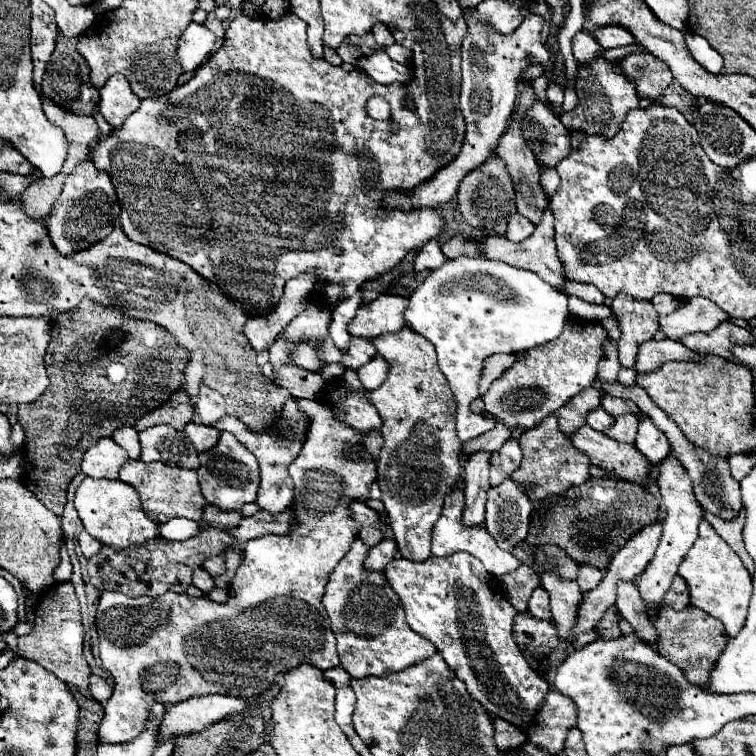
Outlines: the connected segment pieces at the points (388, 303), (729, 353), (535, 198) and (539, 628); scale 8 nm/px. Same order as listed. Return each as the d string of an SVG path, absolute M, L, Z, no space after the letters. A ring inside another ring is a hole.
M383 293L375 301L357 309L349 333L365 339L375 339L383 333L399 333L399 329L407 325L403 321L403 309L407 309L407 297Z
M721 321L717 329L709 333L691 333L681 339L681 343L695 353L713 353L733 363L737 361L737 357L733 355L733 347L753 343L753 341L755 337L751 337L751 331L737 327L731 321Z
M525 81L521 93L519 93L519 103L515 107L515 113L511 117L511 123L509 123L509 129L503 133L503 137L499 139L499 145L495 149L497 157L501 161L505 161L505 169L507 173L511 175L511 181L513 181L513 189L515 189L515 201L517 201L517 211L525 217L529 217L533 223L539 223L541 215L543 215L543 209L547 205L545 201L545 195L543 195L543 189L539 185L539 167L537 167L537 161L535 161L535 155L531 153L531 149L527 149L527 141L523 141L523 135L521 135L521 121L525 117L525 113L529 111L531 105L539 103L539 95L535 93L533 89L533 81Z
M529 613L515 617L515 639L531 669L543 677L567 657L567 647L571 645L571 641L557 637L553 621L539 621Z

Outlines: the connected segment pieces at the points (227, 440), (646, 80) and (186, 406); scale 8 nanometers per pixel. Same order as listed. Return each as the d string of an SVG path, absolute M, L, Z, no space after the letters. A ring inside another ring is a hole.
M223 431L215 449L209 449L199 455L199 483L201 483L201 493L207 499L207 503L217 505L219 509L235 509L239 511L243 503L251 503L257 497L259 489L259 467L255 461L255 455L249 453L235 435Z
M647 51L627 55L621 61L621 67L623 73L637 83L637 93L641 97L657 99L663 93L663 89L673 81L673 75L667 69L667 65Z
M179 391L179 393L173 393L169 401L163 403L159 409L145 413L133 427L137 431L143 431L147 427L165 423L165 425L173 425L175 429L183 429L185 423L189 423L191 419L193 419L193 405L189 403L189 395Z

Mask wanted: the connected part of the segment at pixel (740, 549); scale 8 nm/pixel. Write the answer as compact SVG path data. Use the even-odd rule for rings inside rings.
M742 508L737 521L733 519L733 521L727 521L727 523L725 523L723 519L719 519L719 517L711 515L711 513L707 513L705 519L707 519L707 521L713 525L713 529L725 539L725 543L739 555L750 574L753 574L754 562L745 549L743 539L741 539L741 529L743 529L745 524L745 515L745 509Z

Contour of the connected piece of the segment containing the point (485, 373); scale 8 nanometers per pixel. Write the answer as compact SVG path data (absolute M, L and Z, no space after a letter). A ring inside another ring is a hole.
M491 355L487 357L481 371L479 382L479 394L483 396L491 386L491 383L515 361L515 355Z

